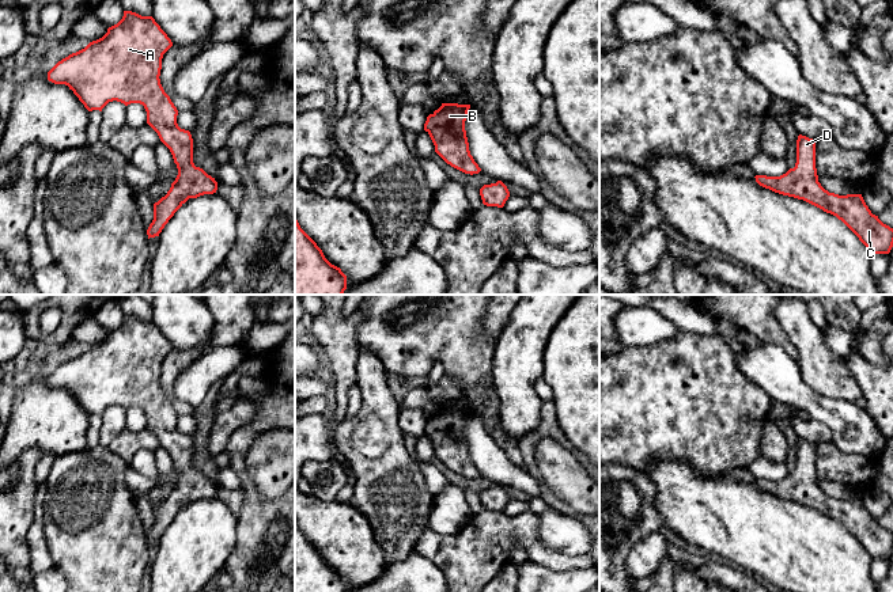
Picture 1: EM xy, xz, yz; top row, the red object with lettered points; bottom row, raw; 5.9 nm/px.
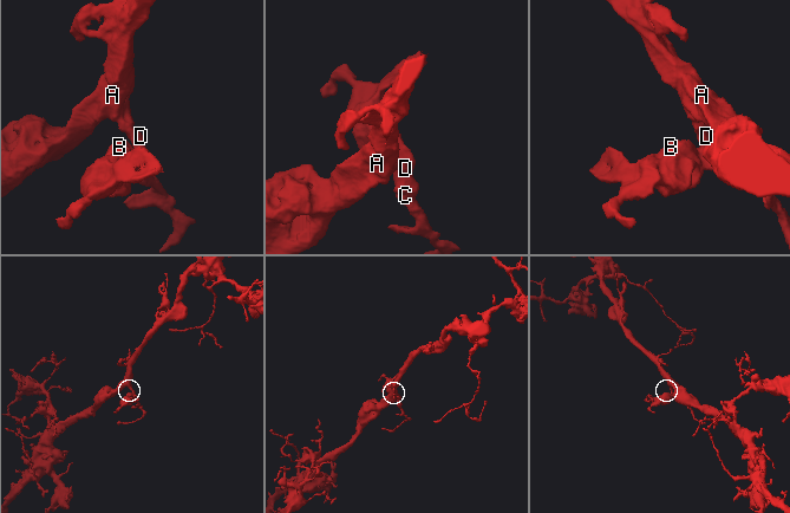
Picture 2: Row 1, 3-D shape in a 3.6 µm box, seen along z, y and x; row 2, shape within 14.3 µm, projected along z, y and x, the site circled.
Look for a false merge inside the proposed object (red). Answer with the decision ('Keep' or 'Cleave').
Keep

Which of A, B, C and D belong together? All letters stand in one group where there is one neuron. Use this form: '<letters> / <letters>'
A B C D

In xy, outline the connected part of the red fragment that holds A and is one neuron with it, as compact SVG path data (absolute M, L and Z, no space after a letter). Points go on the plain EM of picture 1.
M124 315L122 323L102 342L48 376L49 386L68 390L88 415L102 415L113 405L144 410L147 428L170 454L178 473L167 498L154 508L148 543L159 540L189 502L217 494L215 482L194 470L192 439L178 430L178 414L160 388L162 363L171 350L171 344L152 320Z

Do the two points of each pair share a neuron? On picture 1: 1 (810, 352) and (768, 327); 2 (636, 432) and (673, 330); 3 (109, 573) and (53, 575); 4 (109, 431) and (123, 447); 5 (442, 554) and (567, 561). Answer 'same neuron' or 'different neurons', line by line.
1: different neurons
2: different neurons
3: different neurons
4: different neurons
5: same neuron

